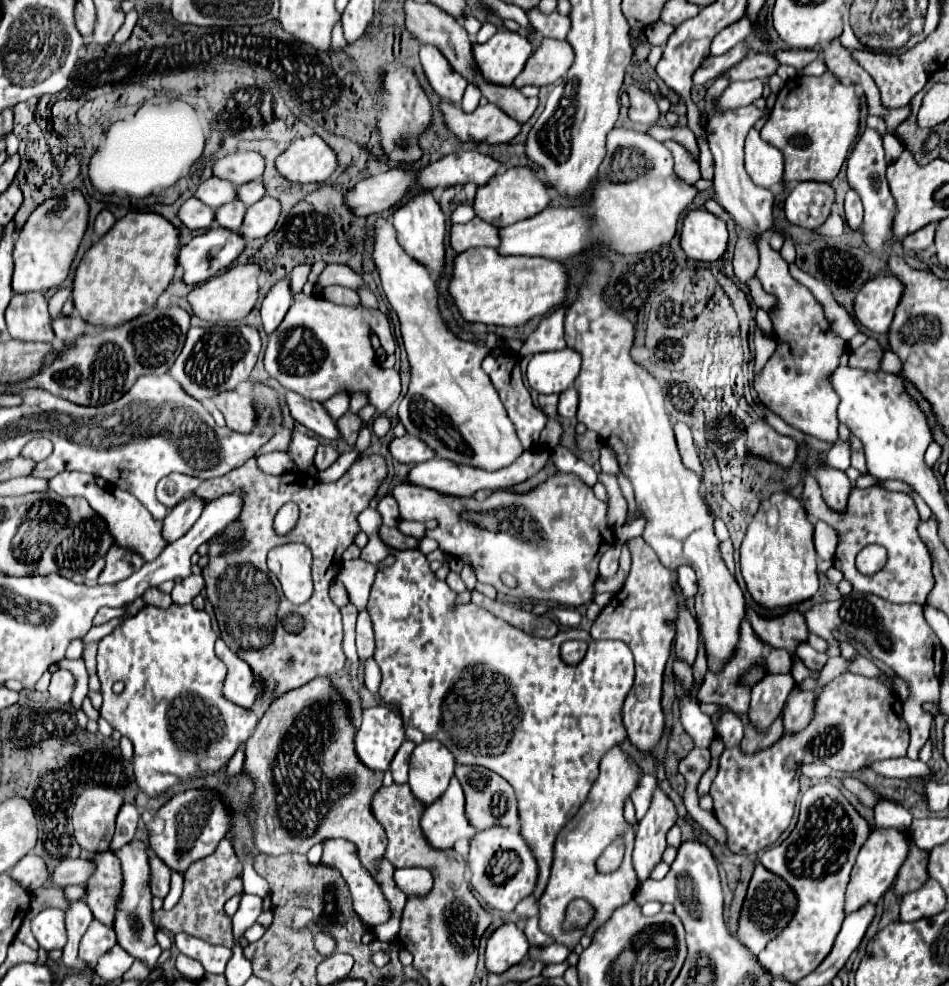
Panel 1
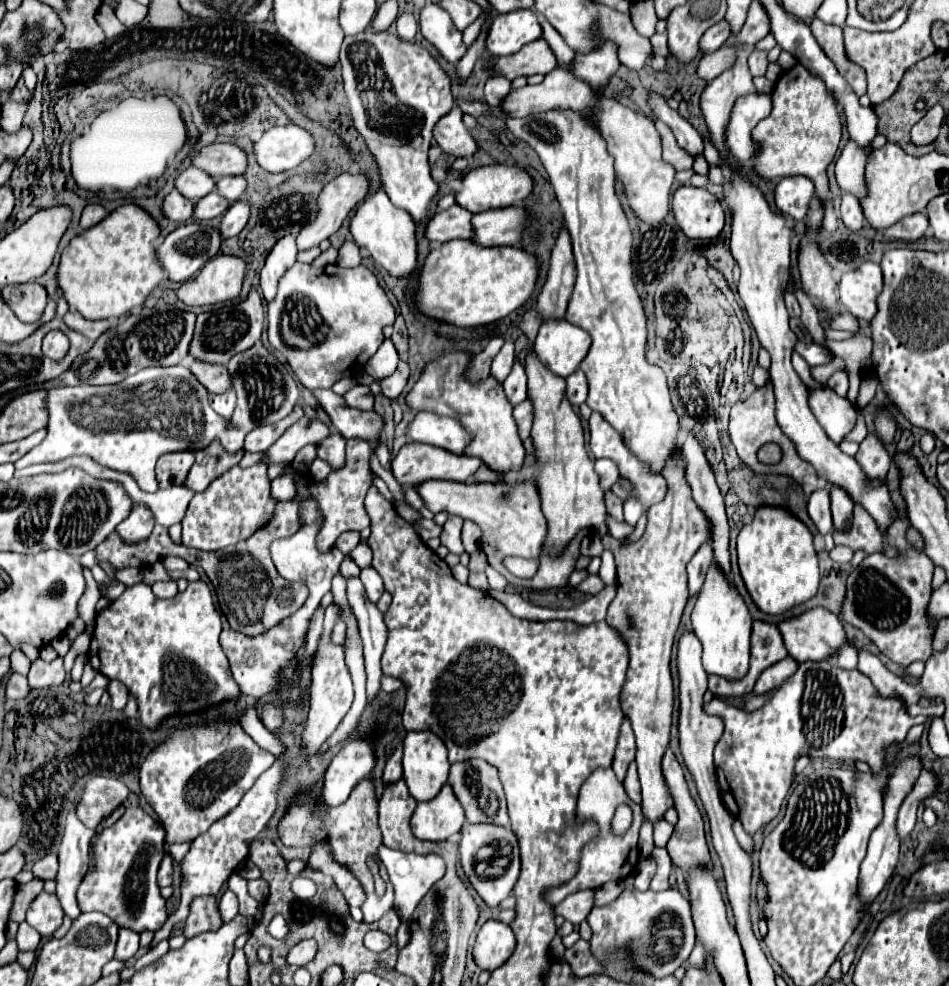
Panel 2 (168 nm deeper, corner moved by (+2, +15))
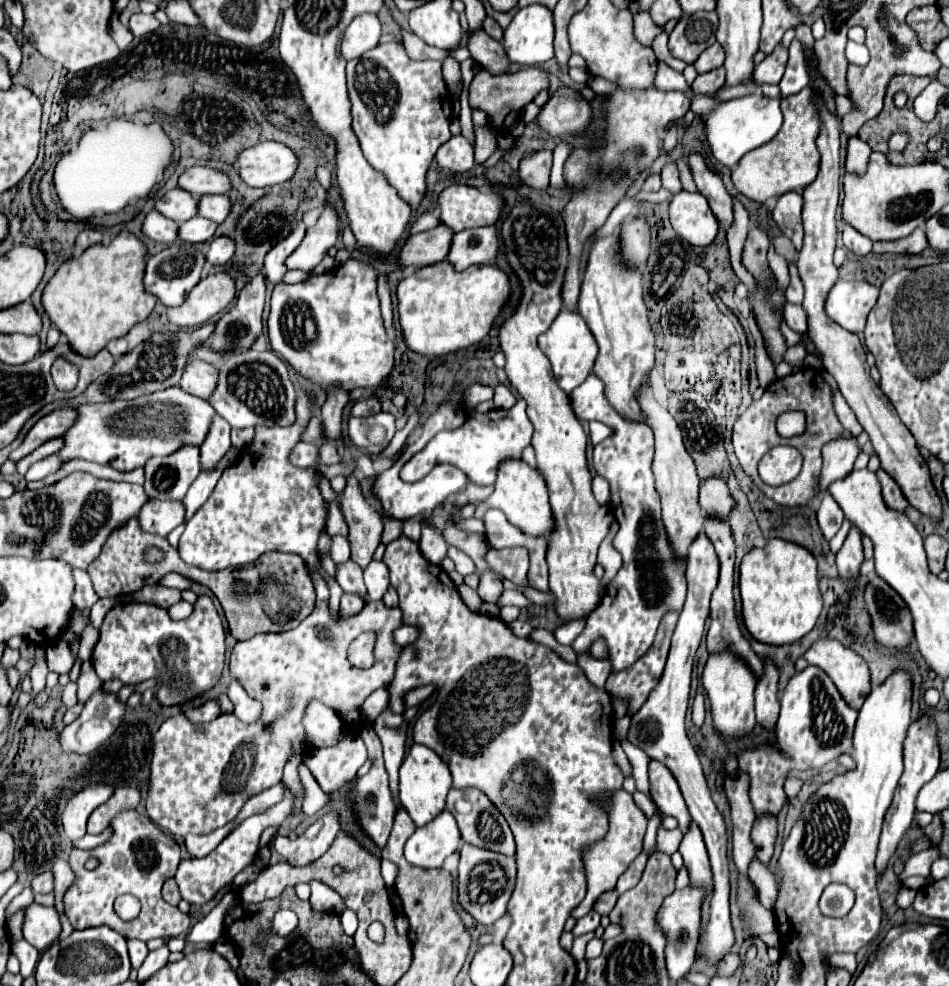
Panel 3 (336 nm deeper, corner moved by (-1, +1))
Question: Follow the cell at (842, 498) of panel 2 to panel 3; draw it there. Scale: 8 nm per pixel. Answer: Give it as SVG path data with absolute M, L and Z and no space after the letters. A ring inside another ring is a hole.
M856 527L850 529L842 549L836 553L836 565L838 573L844 581L852 581L860 577L860 565L864 561L862 555L862 541L860 541L860 531Z

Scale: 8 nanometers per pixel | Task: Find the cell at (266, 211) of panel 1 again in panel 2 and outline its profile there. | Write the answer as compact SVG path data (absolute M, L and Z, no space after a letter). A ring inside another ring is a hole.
M235 201L235 203L229 207L229 211L225 213L225 217L223 217L221 225L219 225L221 235L223 235L225 239L239 235L239 233L245 229L249 217L251 217L251 203L249 203L249 201Z

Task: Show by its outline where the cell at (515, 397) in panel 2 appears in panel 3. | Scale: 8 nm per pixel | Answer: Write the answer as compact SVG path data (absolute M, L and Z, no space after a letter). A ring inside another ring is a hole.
M518 399L518 403L506 411L492 409L488 413L472 413L462 427L436 433L434 439L430 439L430 443L403 466L400 477L406 482L415 482L424 478L434 465L450 463L462 469L474 485L494 485L500 463L506 459L522 459L522 451L530 445L532 433L534 427L526 415L524 399Z

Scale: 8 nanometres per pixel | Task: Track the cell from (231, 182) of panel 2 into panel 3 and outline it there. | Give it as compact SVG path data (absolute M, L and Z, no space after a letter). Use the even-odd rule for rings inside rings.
M204 195L198 201L198 215L206 217L214 223L222 223L228 213L230 213L228 195Z

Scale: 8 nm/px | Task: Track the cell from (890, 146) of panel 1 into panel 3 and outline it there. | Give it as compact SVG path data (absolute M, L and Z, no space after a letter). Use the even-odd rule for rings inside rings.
M850 137L846 151L848 151L848 153L846 153L846 171L862 175L862 173L866 171L868 157L870 157L872 149L870 149L869 145L866 145L862 139Z

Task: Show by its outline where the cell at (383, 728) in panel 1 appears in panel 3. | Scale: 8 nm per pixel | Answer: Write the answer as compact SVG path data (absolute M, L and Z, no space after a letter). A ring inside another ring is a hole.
M330 811L328 815L312 823L300 837L288 839L278 835L272 839L272 845L292 867L306 867L320 859L330 849L338 831L340 831L338 817L334 811Z

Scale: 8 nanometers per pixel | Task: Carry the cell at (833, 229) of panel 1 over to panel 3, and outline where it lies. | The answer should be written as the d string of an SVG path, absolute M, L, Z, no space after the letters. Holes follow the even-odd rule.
M804 87L800 93L782 99L782 113L784 125L778 131L778 135L770 143L746 153L730 175L740 195L756 203L764 203L770 197L780 197L786 191L803 191L818 175L820 153L814 141L820 129L820 119L812 103L812 89Z

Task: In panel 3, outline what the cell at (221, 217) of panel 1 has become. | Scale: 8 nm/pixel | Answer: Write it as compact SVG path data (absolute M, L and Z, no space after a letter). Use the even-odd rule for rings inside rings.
M194 217L186 223L182 223L178 227L178 239L182 243L188 243L188 245L196 245L196 243L204 243L204 241L210 241L214 237L214 231L216 231L216 223L210 221L210 219L204 219L204 217Z

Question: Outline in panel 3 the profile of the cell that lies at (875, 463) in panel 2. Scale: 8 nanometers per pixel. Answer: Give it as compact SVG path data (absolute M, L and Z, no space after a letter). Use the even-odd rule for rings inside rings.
M880 469L876 475L878 475L880 483L882 483L882 497L884 497L884 503L886 503L890 509L894 509L894 511L904 513L904 511L908 509L908 499L904 497L902 489L898 487L898 483L896 483L888 473L884 473L882 469Z

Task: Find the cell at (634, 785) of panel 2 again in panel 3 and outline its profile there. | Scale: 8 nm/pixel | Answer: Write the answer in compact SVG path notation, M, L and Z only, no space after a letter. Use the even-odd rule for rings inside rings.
M636 791L636 793L634 793L634 801L636 801L636 805L646 813L646 817L652 817L652 815L654 815L656 807L654 807L654 801L650 799L650 795L646 795L646 793L642 793L642 791Z

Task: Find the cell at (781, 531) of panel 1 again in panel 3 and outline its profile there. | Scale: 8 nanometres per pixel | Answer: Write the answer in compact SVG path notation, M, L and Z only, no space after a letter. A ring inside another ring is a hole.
M770 539L764 549L752 549L740 565L742 621L748 633L766 645L790 645L802 639L822 611L814 555L790 541Z

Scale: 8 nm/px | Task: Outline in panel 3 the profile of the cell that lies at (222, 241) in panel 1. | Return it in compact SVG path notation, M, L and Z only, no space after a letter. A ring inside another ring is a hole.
M194 245L168 247L168 249L164 249L148 259L146 271L144 271L144 289L148 293L152 293L162 305L176 307L188 297L190 289L200 281L204 263L206 263L204 253L200 253Z

